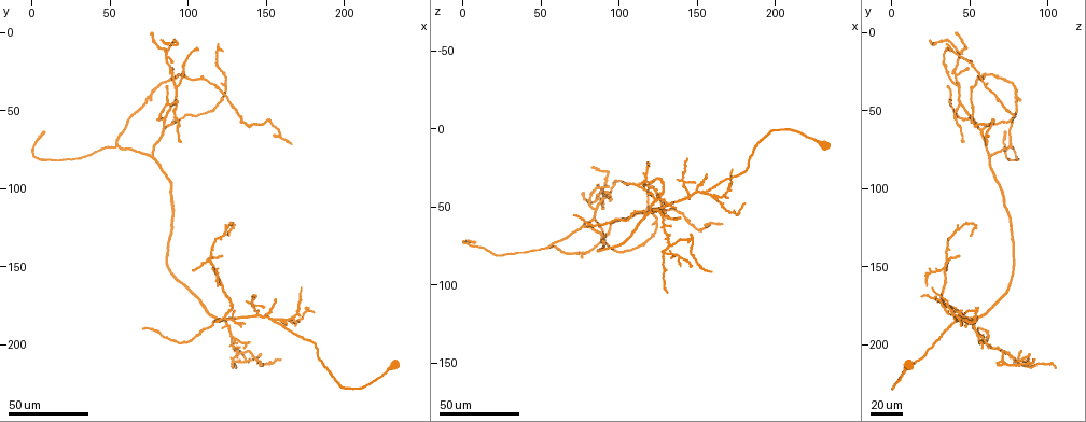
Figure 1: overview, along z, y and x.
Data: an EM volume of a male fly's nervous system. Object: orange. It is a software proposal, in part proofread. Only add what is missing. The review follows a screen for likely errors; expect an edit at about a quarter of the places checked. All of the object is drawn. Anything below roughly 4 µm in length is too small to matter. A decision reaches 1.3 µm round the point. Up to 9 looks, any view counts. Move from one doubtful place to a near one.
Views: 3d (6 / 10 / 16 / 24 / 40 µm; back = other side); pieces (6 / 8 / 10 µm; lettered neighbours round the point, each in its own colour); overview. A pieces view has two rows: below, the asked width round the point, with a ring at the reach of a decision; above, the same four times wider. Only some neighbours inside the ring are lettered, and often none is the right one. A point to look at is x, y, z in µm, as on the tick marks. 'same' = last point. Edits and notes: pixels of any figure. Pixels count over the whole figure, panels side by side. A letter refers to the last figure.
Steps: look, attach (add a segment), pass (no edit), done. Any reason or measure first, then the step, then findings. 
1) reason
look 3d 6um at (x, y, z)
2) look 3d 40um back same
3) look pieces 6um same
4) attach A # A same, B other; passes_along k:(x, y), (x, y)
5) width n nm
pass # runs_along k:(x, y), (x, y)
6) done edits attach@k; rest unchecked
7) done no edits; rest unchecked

free end
look 3d 24um at (172, 182, 40)

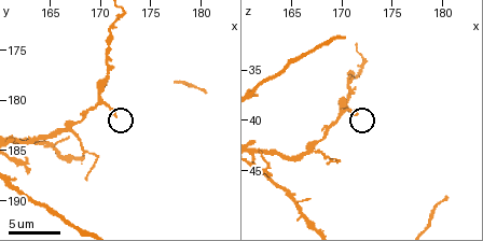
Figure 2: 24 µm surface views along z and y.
what lies round it
look pieces 10um at (171.6, 181.6, 39.4)

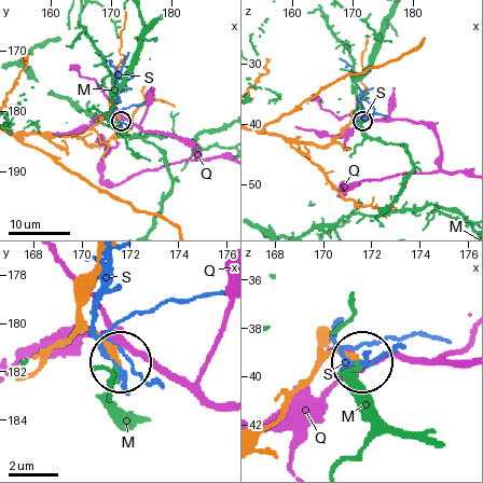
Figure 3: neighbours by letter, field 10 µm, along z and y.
pass # M other, Q other, S other; runs_along 3:(29, 375), (84, 332), (120, 360); none of them fits

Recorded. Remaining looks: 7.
branch stops here
look 3d 40um at (138, 198, 56)

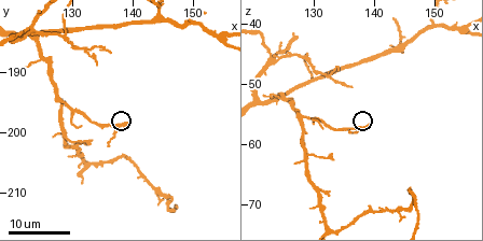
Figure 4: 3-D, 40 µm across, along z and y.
look pieces 8um at (139.0, 198.5, 57.0)

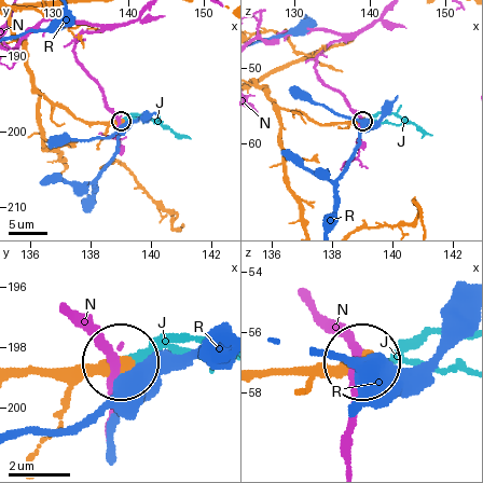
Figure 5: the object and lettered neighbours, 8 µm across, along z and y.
width 350 nm
attach J # J same, N other, R other; passes_along 5:(341, 124), (409, 122), (431, 135); the neuron continues

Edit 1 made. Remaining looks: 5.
look overview

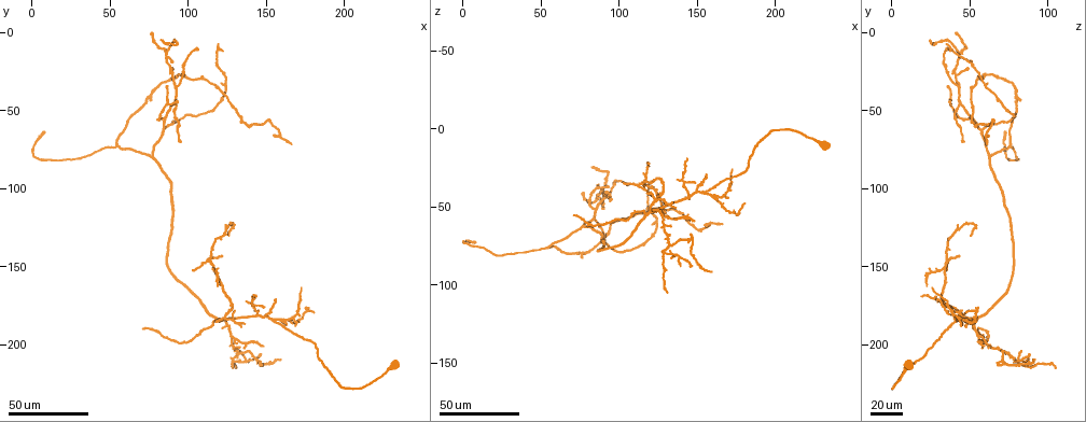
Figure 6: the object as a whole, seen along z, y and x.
branch stops here
look 3d 40um at (122, 132, 38)

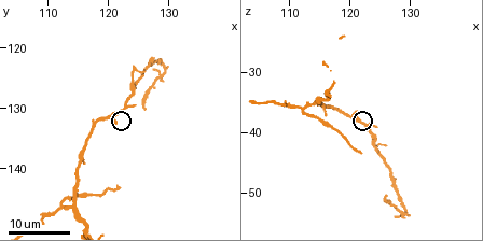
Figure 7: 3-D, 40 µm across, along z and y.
look pieces 6um at (121.0, 132.0, 36.5)

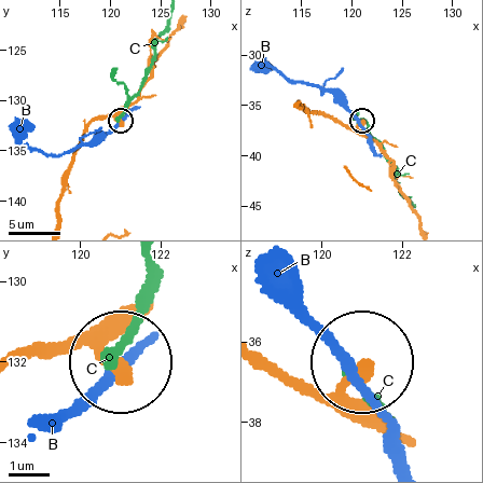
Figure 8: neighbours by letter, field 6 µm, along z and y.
width 300 nm
pass # B other, C other; runs_along 8:(58, 223), (64, 177), (83, 133), (101, 118), (119, 122); no lettered segment goes on from it

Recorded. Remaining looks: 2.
branch stops here
look 3d 24um at (122, 12, 36)

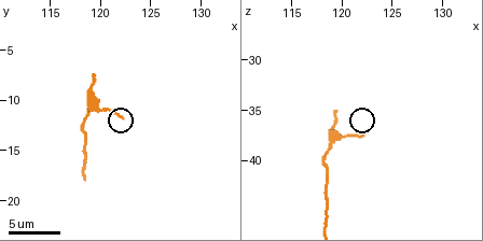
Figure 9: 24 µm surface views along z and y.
look pieces 8um at (122.0, 11.8, 37.4)

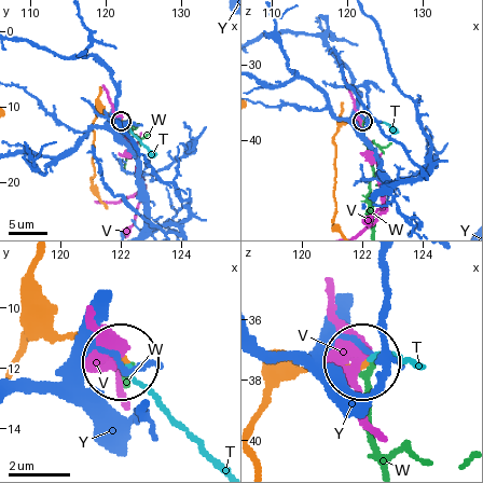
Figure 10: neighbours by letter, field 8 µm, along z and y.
width 140 nm
attach T # T same, V other, W other, Y other; passes_along 10:(287, 381), (369, 357), (415, 360); the neuron continues

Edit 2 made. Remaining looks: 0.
done edits attach@5, attach@10; rest unchecked

